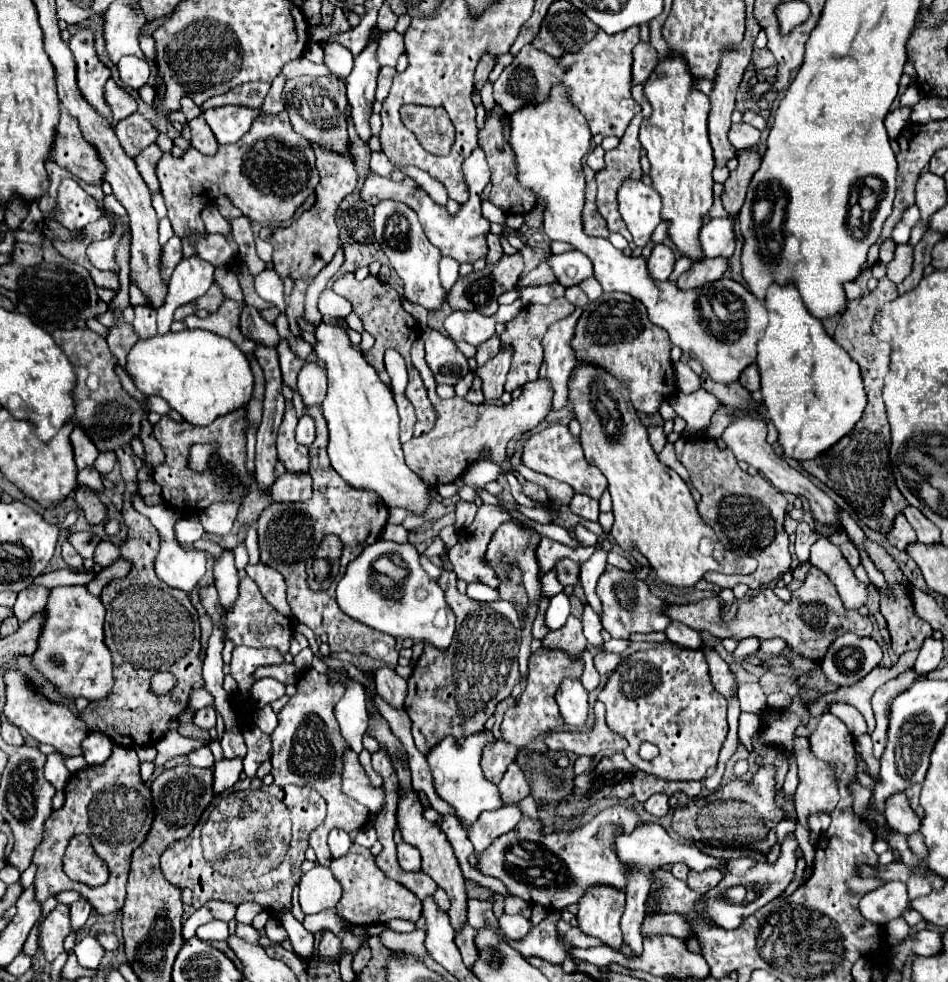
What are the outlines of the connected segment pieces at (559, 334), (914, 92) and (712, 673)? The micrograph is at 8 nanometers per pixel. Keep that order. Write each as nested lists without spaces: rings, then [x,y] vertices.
[[[575,308],[573,314],[551,324],[543,338],[547,376],[555,392],[553,410],[561,410],[567,406],[567,384],[575,370],[575,360],[573,360],[573,350],[569,348],[569,340],[573,338],[573,328],[579,316],[581,316],[581,308]]]
[[[909,84],[907,90],[905,90],[905,92],[901,94],[901,98],[899,98],[899,106],[901,106],[901,108],[905,108],[905,106],[915,106],[915,104],[919,102],[919,98],[921,98],[919,88],[917,88],[915,84]]]
[[[703,644],[701,650],[703,650],[705,660],[707,660],[707,664],[709,664],[709,676],[715,690],[717,690],[719,694],[723,694],[725,700],[731,700],[733,694],[737,692],[737,686],[739,686],[737,680],[735,680],[735,674],[733,674],[731,668],[729,668],[729,664],[717,654],[715,648]]]

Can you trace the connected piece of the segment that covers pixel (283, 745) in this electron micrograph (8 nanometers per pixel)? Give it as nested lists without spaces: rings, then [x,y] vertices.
[[[309,668],[299,676],[297,682],[299,690],[289,700],[289,704],[279,712],[279,724],[271,734],[273,740],[273,770],[277,786],[297,784],[297,786],[311,786],[327,800],[327,818],[321,826],[311,832],[309,846],[317,854],[317,862],[321,866],[331,864],[331,852],[327,850],[327,836],[333,828],[343,828],[347,832],[361,830],[367,824],[369,810],[351,800],[341,792],[341,772],[343,772],[343,754],[349,748],[345,738],[339,732],[339,724],[335,718],[335,704],[343,696],[341,684],[329,684],[327,676]]]

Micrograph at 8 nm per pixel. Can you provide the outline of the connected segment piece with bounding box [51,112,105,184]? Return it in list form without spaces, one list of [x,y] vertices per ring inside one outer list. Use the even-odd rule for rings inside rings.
[[[69,112],[61,114],[51,158],[61,168],[79,176],[85,184],[103,184],[105,164],[101,162],[97,148],[83,138],[79,122]]]

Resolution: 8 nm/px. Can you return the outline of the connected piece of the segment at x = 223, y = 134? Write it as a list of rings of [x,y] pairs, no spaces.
[[[221,106],[209,108],[203,116],[219,144],[233,144],[239,142],[241,136],[251,128],[253,120],[261,116],[261,110],[247,106]]]

